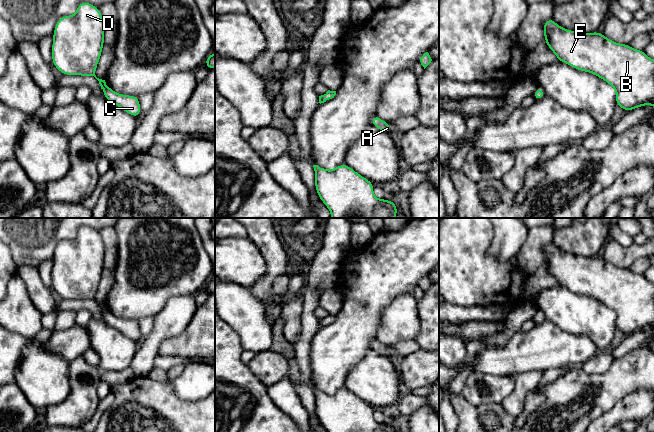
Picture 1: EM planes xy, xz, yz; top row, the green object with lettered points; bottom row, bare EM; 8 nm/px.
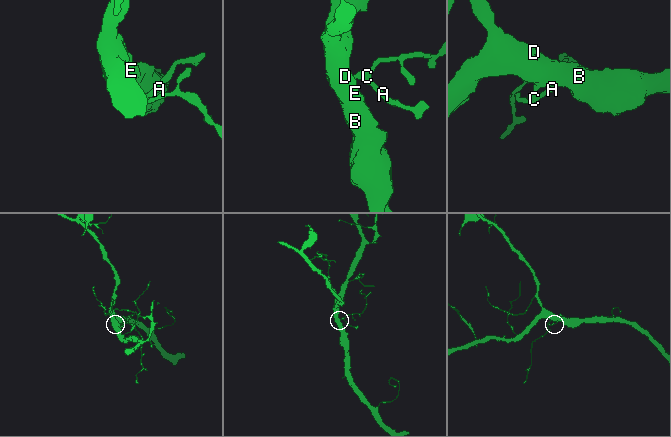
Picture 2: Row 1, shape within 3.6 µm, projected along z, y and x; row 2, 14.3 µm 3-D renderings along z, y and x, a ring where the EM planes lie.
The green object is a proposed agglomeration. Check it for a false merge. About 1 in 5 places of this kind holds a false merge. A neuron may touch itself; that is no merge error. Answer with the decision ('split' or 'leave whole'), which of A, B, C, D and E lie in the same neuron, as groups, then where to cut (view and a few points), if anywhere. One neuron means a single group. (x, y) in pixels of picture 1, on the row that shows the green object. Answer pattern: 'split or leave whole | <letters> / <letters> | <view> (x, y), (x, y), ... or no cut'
leave whole | A B C D E | no cut

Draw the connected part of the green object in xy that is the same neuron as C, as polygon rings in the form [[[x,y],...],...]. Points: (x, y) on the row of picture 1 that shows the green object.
[[[88,2],[79,3],[75,14],[61,17],[55,25],[52,43],[53,66],[63,75],[94,76],[109,102],[137,118],[141,113],[138,96],[118,94],[107,86],[105,80],[95,75],[104,46],[104,30],[105,24],[99,8]]]

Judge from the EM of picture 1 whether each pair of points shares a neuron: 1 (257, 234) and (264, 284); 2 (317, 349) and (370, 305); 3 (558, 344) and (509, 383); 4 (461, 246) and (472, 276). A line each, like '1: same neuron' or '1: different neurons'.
1: same neuron
2: same neuron
3: different neurons
4: same neuron

